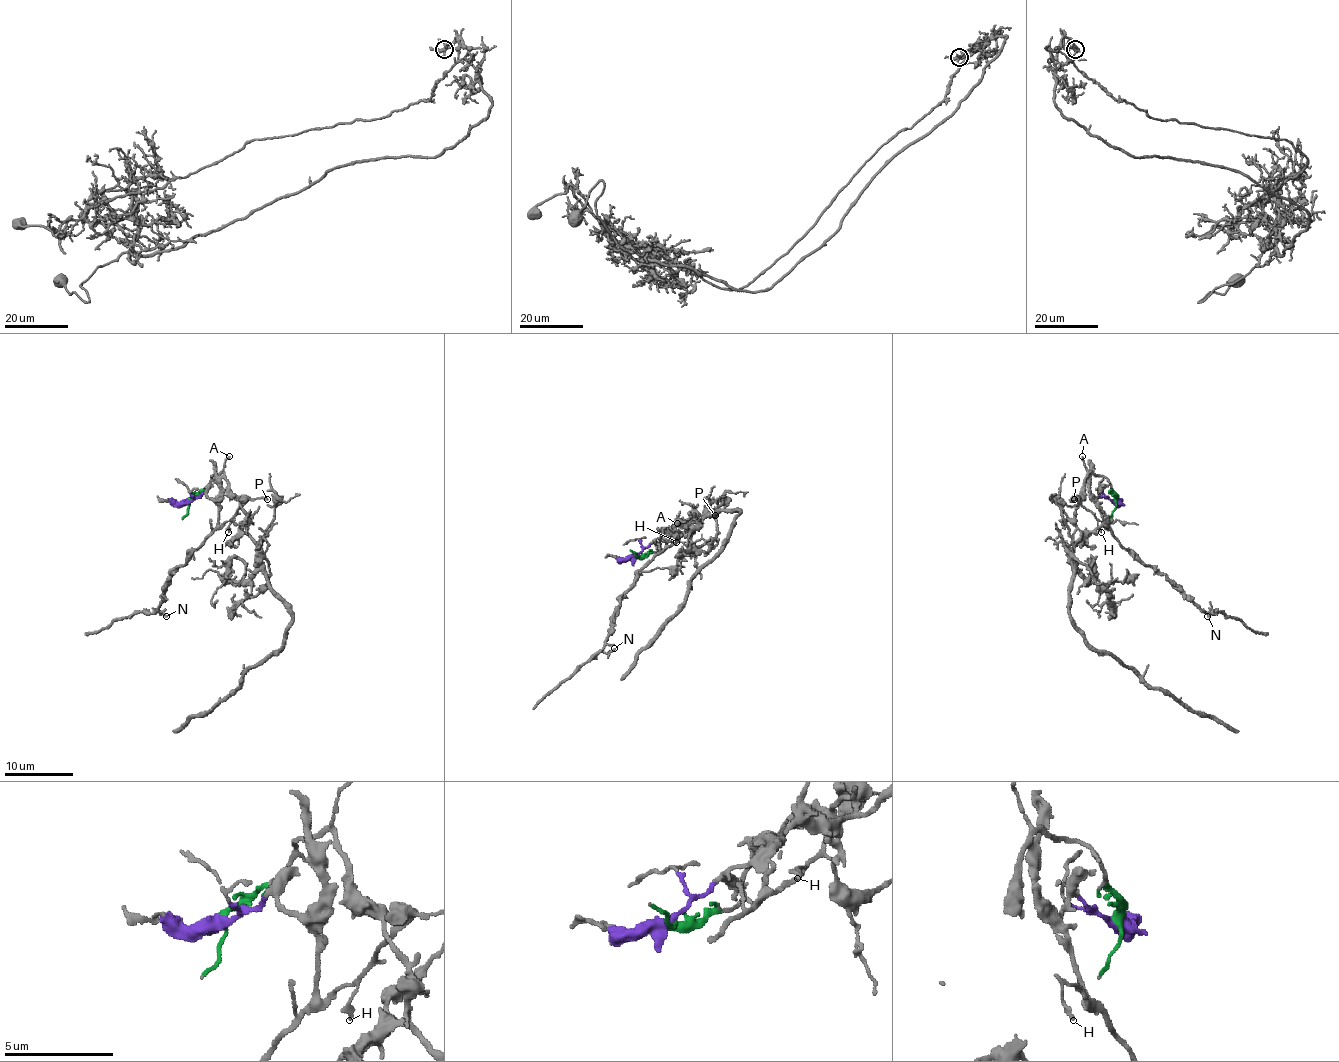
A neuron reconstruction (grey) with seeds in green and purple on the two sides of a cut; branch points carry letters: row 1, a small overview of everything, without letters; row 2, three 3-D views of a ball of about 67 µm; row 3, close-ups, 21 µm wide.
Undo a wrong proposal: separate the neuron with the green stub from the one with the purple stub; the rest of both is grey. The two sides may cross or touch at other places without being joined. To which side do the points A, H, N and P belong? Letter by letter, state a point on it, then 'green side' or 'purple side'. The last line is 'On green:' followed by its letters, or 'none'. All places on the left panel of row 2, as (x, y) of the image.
A: place (229, 456); green side
H: place (228, 532); purple side
N: place (166, 616); purple side
P: place (267, 499); purple side
On green: A

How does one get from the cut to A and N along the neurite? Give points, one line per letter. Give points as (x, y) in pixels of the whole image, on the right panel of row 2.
A: (1115, 501), (1111, 484), (1105, 477), (1094, 476), (1086, 467), (1082, 457)
N: (1115, 501), (1101, 493), (1098, 498), (1105, 525), (1130, 553), (1160, 572), (1203, 610), (1211, 610), (1208, 617)

